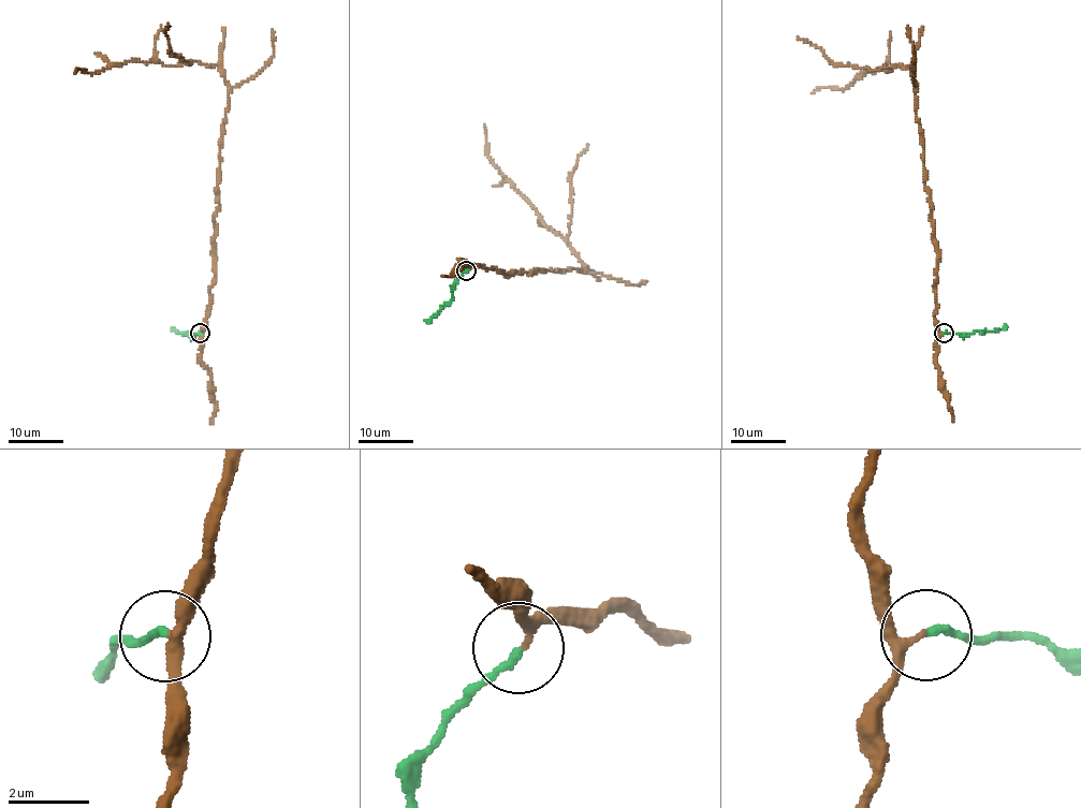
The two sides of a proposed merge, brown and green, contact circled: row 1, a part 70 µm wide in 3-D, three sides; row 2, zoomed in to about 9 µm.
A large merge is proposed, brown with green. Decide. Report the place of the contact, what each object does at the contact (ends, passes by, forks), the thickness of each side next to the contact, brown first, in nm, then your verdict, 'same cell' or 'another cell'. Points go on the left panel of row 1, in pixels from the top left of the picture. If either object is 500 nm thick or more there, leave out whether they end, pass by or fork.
(200, 333) | brown passes by | green ends | 200/180 nm | same cell

